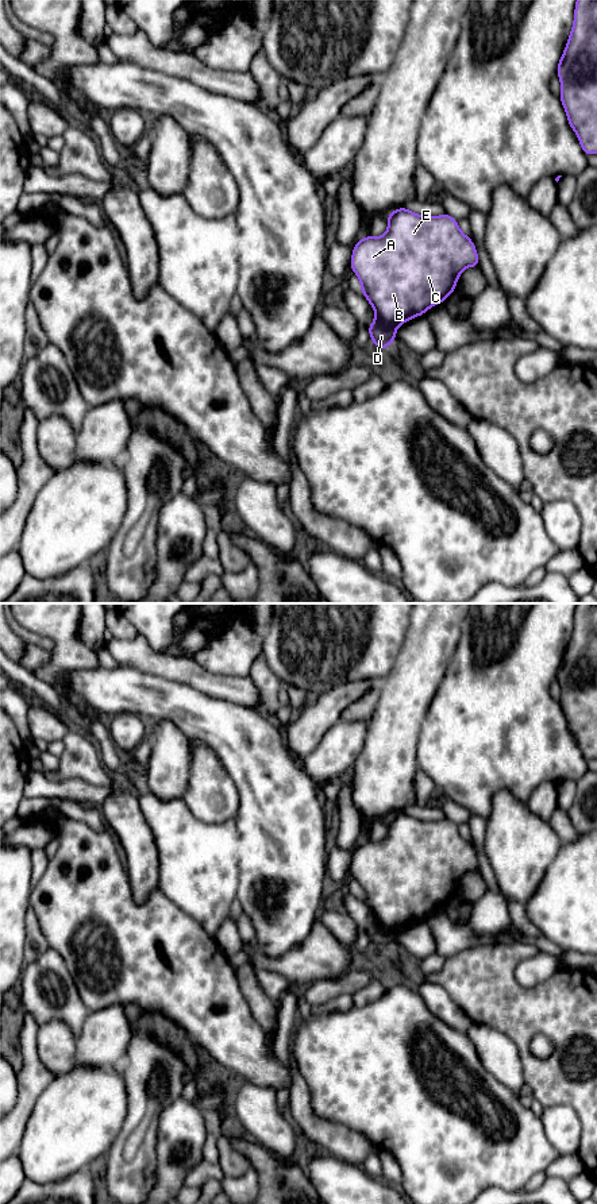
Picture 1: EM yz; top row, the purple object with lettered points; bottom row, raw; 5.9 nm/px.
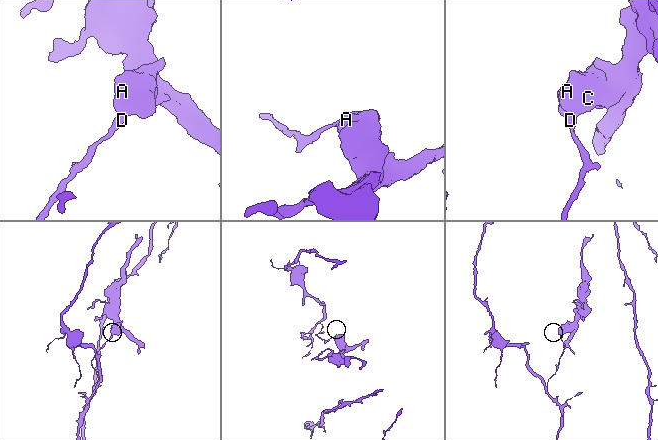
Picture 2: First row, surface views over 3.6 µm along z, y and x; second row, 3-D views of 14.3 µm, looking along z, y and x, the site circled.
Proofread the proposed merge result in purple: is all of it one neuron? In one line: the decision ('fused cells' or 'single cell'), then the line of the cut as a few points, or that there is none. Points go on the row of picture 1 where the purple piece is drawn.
fused cells; cut in yz along (376, 316), (384, 323), (397, 325)

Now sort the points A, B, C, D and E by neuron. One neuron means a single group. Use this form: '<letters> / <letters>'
A B C E / D

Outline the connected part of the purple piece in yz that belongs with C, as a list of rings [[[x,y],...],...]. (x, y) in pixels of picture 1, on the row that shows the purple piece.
[[[404,207],[390,212],[386,220],[388,231],[382,236],[365,236],[355,243],[350,269],[359,278],[361,293],[373,306],[375,317],[398,327],[444,302],[457,289],[461,273],[466,267],[479,267],[479,258],[474,242],[447,212],[430,217]]]

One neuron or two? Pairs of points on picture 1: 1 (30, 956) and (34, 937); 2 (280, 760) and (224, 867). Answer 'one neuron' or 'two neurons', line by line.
1: one neuron
2: two neurons

